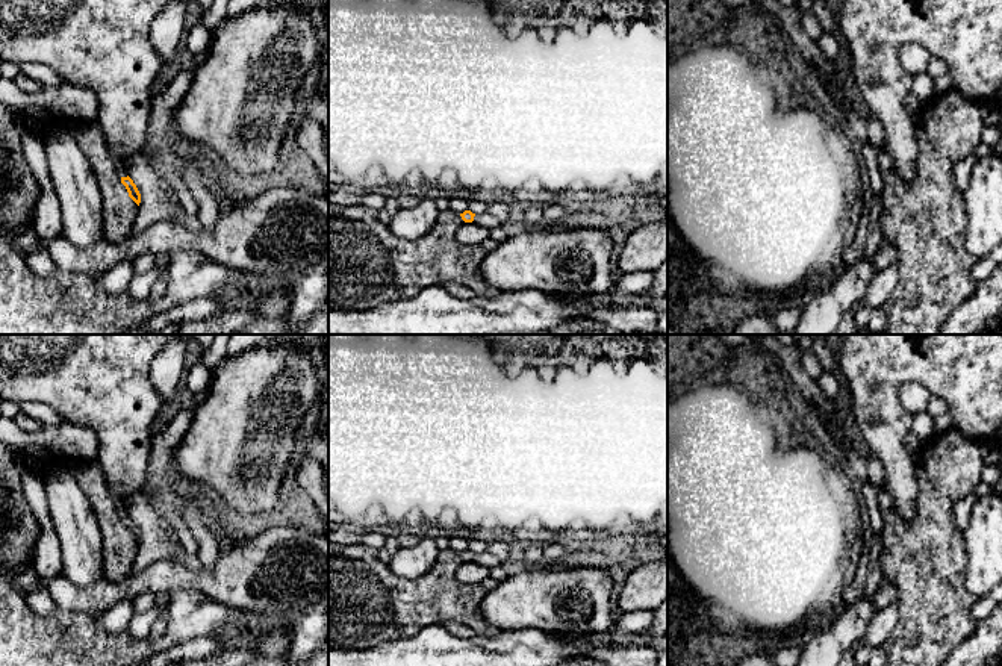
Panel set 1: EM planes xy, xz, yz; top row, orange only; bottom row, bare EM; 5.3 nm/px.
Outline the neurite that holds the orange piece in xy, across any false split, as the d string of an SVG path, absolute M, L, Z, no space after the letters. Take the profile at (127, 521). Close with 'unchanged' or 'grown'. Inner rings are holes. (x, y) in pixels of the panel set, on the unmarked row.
M107 486L107 490L110 493L112 503L114 503L118 515L121 516L121 522L126 525L126 528L129 531L129 536L139 545L141 533L139 533L136 524L133 522L133 519L127 515L123 500L114 492L114 489L110 486Z; grown

